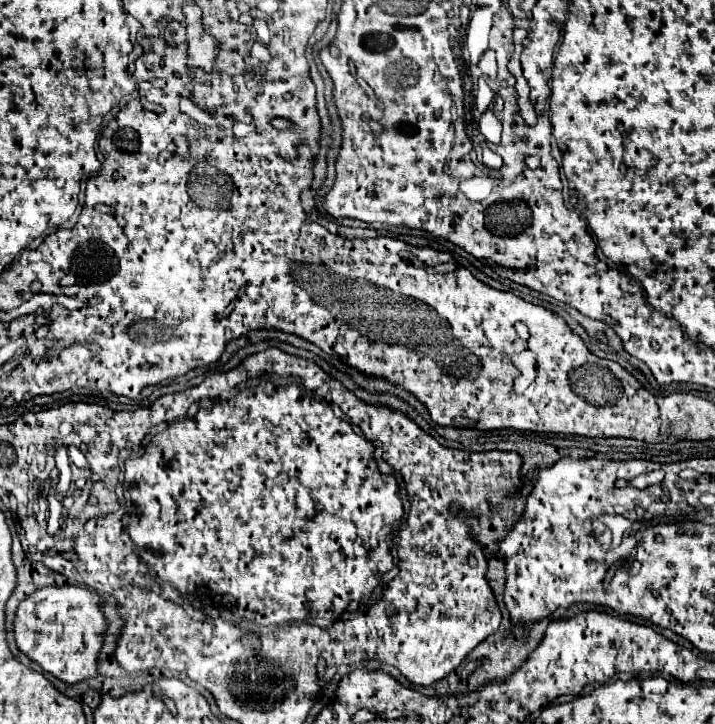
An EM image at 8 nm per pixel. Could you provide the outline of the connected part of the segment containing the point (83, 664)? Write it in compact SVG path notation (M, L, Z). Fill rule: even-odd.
M45 587L27 597L15 615L15 639L19 649L37 661L43 671L65 683L79 683L97 673L97 653L101 633L107 629L103 613L97 609L99 595L85 587Z

